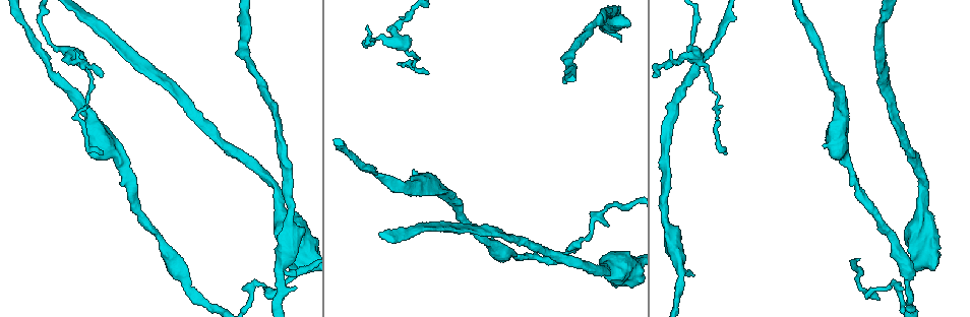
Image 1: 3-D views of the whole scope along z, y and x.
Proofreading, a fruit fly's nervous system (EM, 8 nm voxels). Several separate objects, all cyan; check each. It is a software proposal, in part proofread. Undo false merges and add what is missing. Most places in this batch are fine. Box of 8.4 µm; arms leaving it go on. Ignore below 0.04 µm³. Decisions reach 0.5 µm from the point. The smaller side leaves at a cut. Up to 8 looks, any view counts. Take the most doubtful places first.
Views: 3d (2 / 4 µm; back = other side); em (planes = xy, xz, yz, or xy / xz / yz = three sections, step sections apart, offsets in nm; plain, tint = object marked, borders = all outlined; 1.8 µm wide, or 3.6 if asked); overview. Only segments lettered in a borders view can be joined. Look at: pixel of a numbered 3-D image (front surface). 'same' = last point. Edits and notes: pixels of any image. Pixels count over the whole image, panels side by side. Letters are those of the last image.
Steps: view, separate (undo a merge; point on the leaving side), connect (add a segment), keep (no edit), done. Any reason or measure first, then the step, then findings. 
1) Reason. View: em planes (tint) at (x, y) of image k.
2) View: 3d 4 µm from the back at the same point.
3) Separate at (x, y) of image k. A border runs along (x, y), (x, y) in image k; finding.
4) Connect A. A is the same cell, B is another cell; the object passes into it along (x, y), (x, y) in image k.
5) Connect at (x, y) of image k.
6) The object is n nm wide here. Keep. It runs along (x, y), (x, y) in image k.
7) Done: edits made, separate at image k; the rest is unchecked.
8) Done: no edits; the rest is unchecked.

Calibre changes. View: em planes (plain) at (280, 266) of image 1.

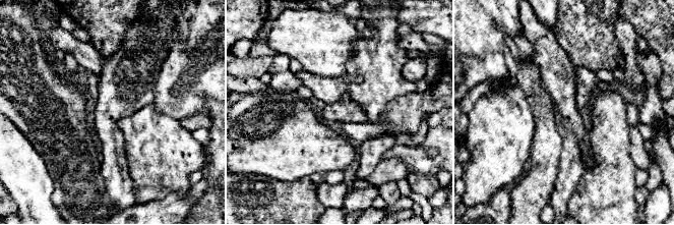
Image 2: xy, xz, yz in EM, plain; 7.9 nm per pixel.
What lies round it. View: em planes (borders) at the same point.

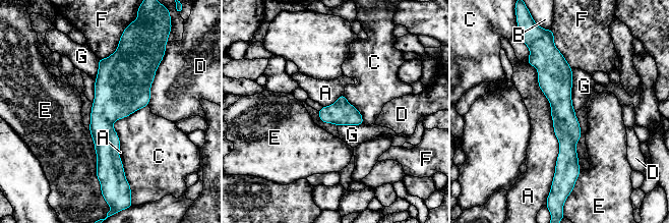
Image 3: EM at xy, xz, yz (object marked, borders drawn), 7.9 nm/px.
The object is 190 nm wide here. Keep. A, B, C, D, E, F and G are other cells; it runs along (552, 53), (566, 126), (558, 174) in image 3; continuous, no second cell.

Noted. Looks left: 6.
Branch stops here. View: em xz step 8 (borders) at (726, 153) of image 1.

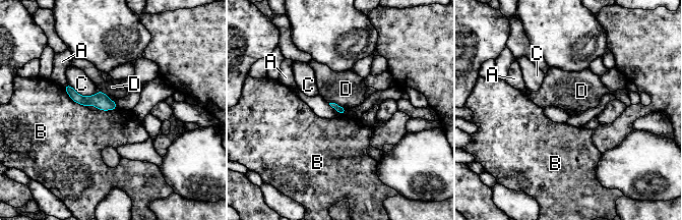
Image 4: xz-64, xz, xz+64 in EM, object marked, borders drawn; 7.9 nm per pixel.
Keep. A, B, C and D are other cells; it runs along (67, 88), (80, 100), (114, 106) in image 4; none of them fits.

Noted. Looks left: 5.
Sudden change in width. View: em 3.6 µm planes (plain) at (415, 185) of image 1.

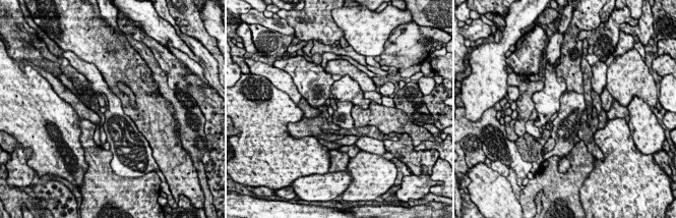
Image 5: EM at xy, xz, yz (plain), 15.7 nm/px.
With the object marked. View: em 3.6 µm planes (tint) at the same point.

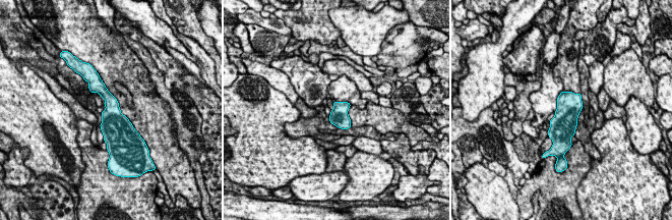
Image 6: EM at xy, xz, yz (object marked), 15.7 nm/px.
View: em 3.6 µm planes (borders) at the same point.

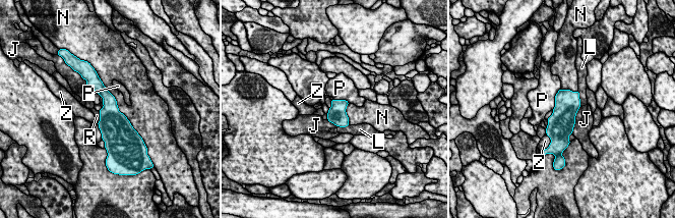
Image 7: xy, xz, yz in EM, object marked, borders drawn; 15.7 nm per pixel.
Keep. J, L, N, P, R and Z are other cells; a border runs along (560, 88), (552, 109) in image 7; all the same cell.

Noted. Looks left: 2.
Done: no edits; the rest is unchecked.

